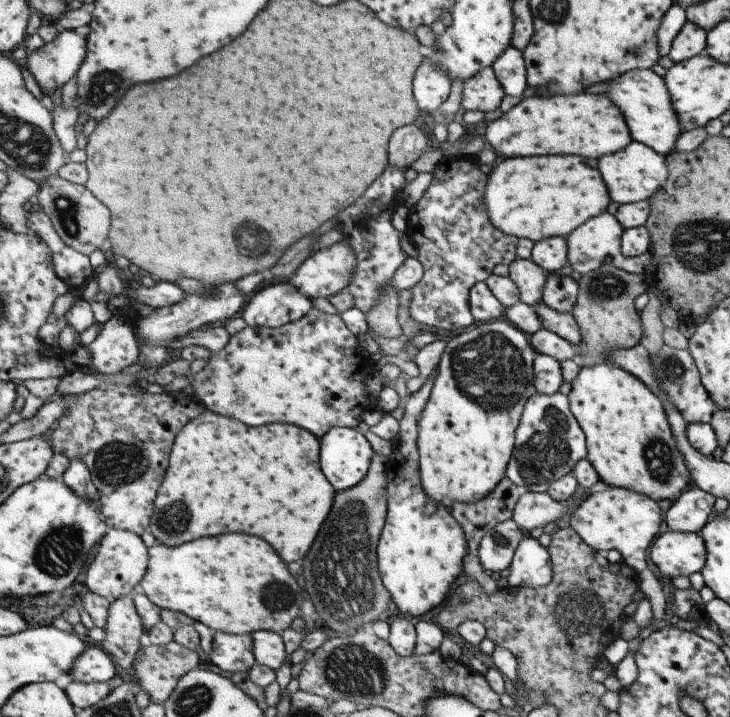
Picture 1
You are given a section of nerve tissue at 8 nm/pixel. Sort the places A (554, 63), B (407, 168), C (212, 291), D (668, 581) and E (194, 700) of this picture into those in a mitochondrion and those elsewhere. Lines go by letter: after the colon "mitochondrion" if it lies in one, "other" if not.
A: other
B: other
C: other
D: other
E: mitochondrion

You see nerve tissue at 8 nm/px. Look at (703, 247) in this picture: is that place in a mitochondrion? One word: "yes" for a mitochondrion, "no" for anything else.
yes

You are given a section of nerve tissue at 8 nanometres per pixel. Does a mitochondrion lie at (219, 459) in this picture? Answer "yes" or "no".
no

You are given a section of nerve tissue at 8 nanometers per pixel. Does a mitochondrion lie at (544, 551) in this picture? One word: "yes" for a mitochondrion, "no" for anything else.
no

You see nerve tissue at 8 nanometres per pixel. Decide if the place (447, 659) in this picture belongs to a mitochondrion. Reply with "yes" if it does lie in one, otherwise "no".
no

